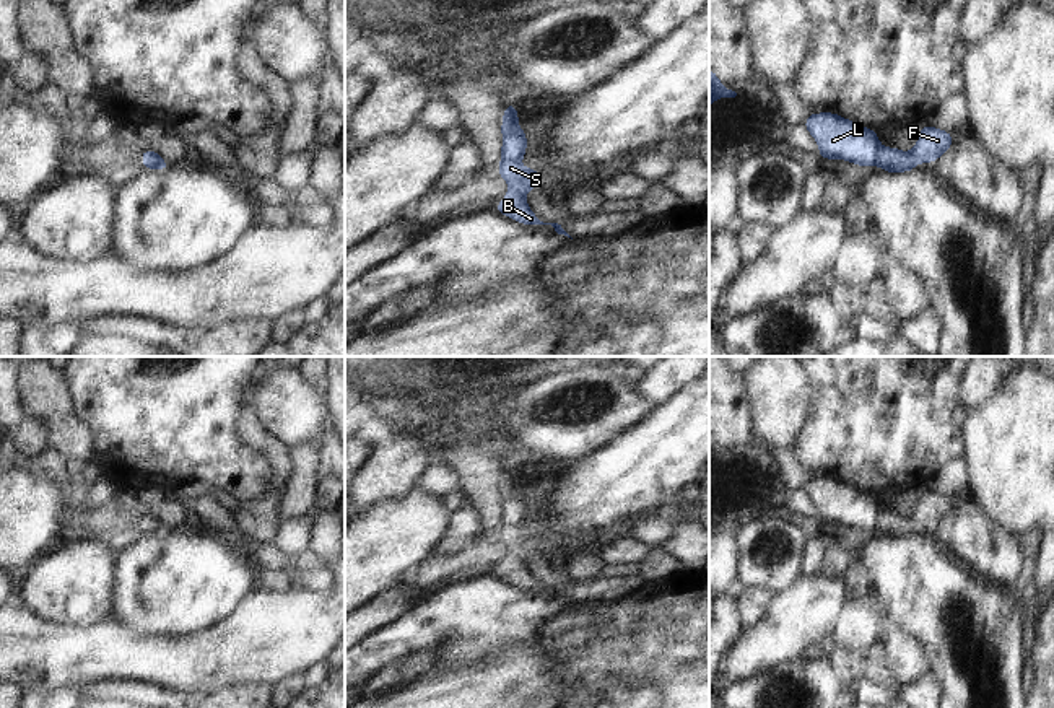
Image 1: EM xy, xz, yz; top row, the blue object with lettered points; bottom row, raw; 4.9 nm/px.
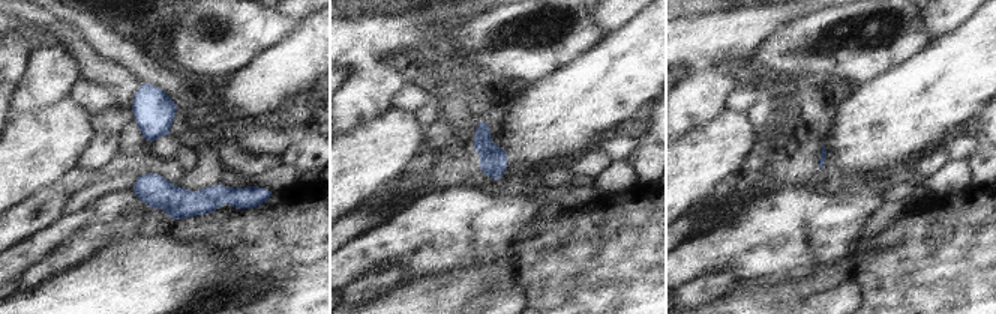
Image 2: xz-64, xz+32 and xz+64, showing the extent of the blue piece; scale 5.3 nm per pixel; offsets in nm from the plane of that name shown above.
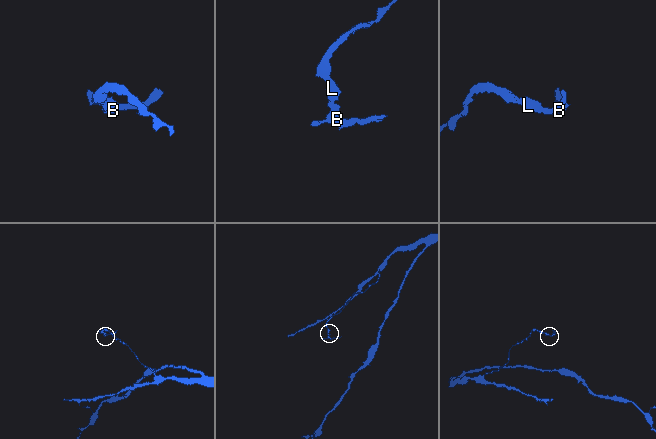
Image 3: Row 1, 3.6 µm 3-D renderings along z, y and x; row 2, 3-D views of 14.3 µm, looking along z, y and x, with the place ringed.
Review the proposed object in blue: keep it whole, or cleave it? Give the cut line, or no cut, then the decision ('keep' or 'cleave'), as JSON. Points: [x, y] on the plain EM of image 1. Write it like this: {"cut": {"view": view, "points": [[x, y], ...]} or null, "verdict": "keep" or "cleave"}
{"cut": null, "verdict": "keep"}

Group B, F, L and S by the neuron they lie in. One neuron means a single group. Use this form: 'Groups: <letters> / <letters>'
Groups: B F L S.

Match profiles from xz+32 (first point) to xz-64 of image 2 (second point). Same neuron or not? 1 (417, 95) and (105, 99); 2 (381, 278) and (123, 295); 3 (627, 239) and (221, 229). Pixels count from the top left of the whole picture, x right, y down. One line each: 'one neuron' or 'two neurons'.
1: one neuron
2: two neurons
3: one neuron

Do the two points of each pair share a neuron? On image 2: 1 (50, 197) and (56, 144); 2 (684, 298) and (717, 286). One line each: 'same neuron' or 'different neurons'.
1: different neurons
2: same neuron

